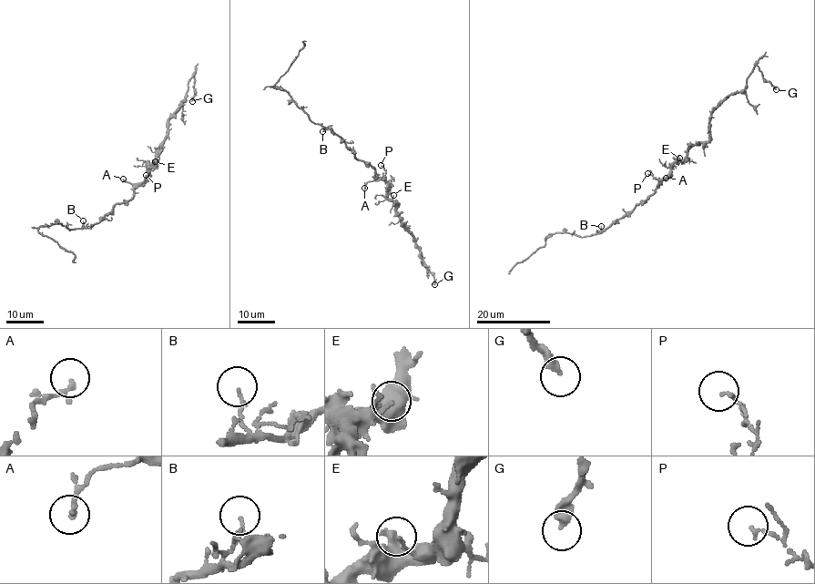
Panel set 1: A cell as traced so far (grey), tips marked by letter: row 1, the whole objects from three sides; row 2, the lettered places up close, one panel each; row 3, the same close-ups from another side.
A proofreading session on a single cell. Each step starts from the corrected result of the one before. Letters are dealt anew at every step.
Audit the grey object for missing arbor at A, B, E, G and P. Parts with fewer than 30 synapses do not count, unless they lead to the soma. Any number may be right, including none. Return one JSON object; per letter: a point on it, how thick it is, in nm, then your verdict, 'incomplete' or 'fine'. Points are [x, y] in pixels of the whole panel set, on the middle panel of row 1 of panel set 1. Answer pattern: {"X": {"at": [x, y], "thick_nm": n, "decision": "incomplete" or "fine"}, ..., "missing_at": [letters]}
{"A": {"at": [364, 188], "thick_nm": 180, "decision": "fine"}, "B": {"at": [322, 131], "thick_nm": 100, "decision": "fine"}, "E": {"at": [393, 195], "thick_nm": 110, "decision": "fine"}, "G": {"at": [434, 284], "thick_nm": 360, "decision": "fine"}, "P": {"at": [381, 165], "thick_nm": 120, "decision": "fine"}, "missing_at": []}

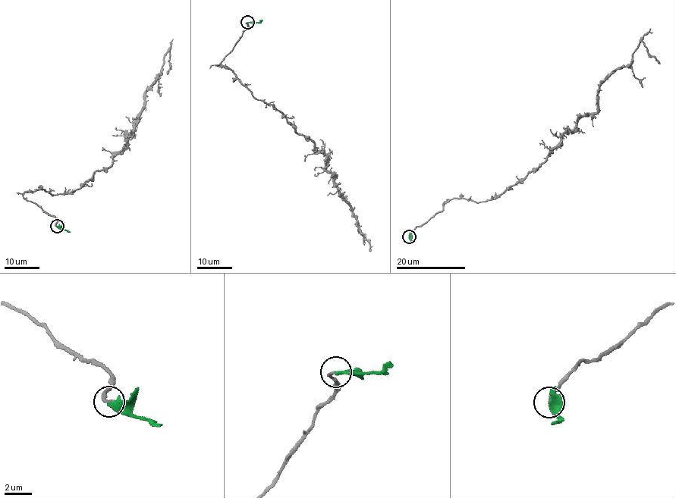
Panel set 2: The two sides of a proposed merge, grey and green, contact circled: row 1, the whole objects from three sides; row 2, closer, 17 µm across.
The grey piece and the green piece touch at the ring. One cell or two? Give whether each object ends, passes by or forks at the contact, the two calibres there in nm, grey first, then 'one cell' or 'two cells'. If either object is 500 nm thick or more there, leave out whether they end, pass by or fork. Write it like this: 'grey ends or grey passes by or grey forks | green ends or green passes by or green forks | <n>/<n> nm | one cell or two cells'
grey ends | green ends | 240/360 nm | one cell

